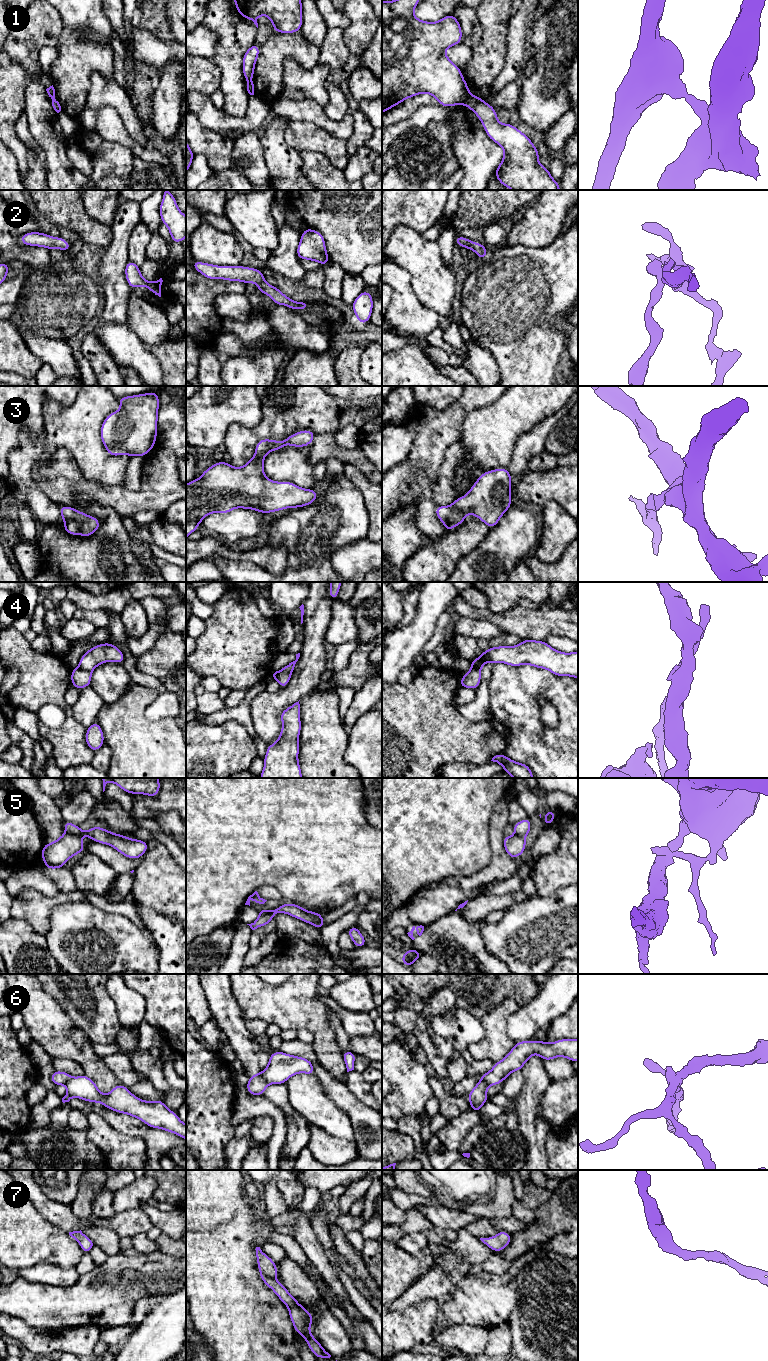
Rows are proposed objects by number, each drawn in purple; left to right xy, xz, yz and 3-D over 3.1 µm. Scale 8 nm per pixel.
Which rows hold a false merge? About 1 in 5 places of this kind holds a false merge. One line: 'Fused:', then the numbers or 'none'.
Fused: 1, 4, 5, 6

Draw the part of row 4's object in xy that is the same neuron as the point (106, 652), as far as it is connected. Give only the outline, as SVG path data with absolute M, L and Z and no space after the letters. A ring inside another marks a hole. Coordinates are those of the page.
M103 643L91 647L82 655L79 667L85 671L92 672L97 666L105 662L117 662L123 664L123 652L111 643Z

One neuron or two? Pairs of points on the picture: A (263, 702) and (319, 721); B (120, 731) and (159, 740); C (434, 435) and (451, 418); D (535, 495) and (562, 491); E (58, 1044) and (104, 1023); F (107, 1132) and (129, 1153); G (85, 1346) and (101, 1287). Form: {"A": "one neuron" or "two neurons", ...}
{"A": "two neurons", "B": "one neuron", "C": "one neuron", "D": "one neuron", "E": "two neurons", "F": "one neuron", "G": "two neurons"}

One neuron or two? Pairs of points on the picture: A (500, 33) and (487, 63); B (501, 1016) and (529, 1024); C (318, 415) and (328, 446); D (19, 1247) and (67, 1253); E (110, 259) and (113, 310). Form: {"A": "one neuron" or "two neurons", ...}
{"A": "one neuron", "B": "two neurons", "C": "two neurons", "D": "one neuron", "E": "one neuron"}

